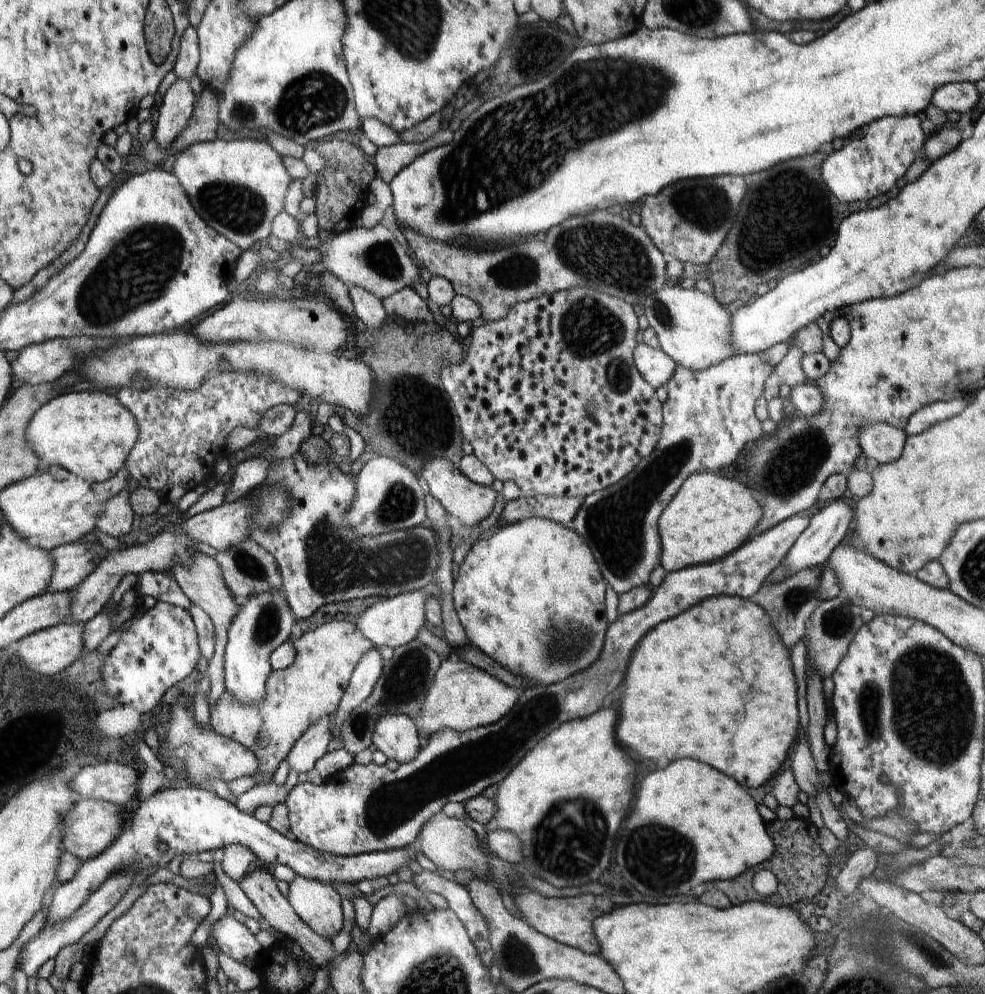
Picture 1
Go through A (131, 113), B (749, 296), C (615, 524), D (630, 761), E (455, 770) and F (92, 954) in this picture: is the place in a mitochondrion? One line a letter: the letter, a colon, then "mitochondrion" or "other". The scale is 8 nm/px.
A: other
B: other
C: mitochondrion
D: other
E: mitochondrion
F: other

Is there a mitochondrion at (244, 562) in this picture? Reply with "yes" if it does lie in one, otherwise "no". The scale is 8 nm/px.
yes

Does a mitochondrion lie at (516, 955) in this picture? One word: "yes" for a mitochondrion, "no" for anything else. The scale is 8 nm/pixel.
yes

